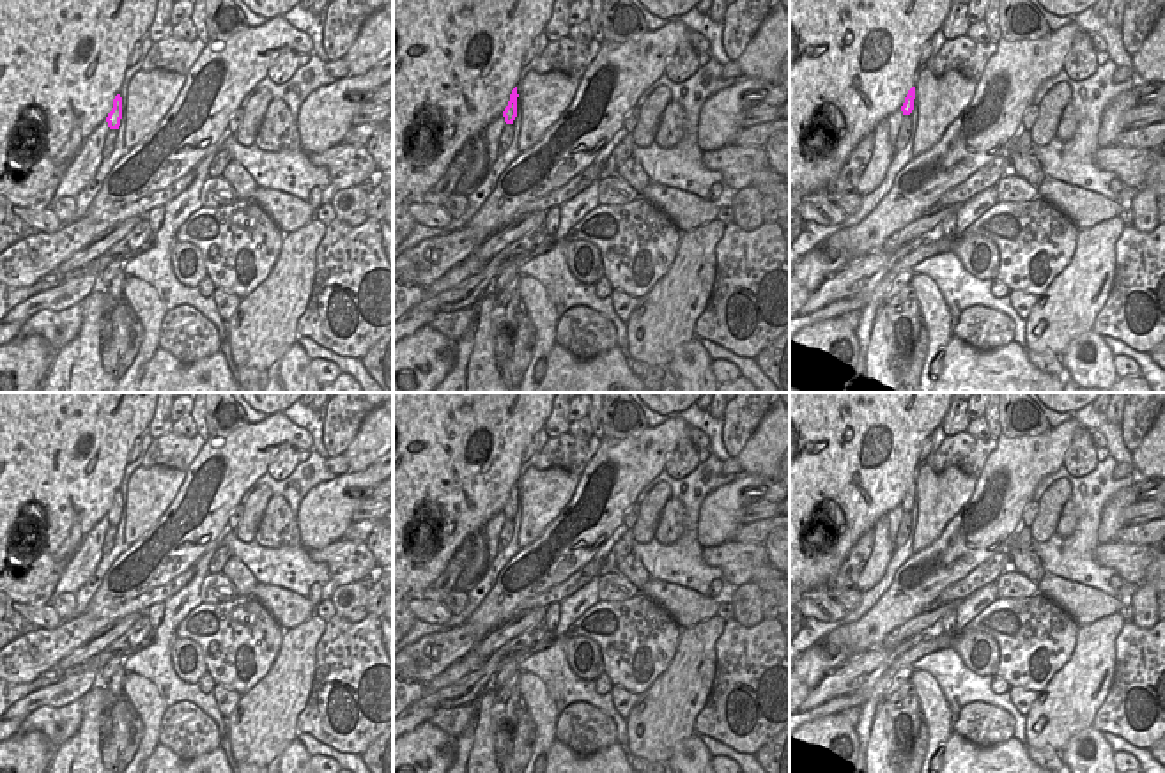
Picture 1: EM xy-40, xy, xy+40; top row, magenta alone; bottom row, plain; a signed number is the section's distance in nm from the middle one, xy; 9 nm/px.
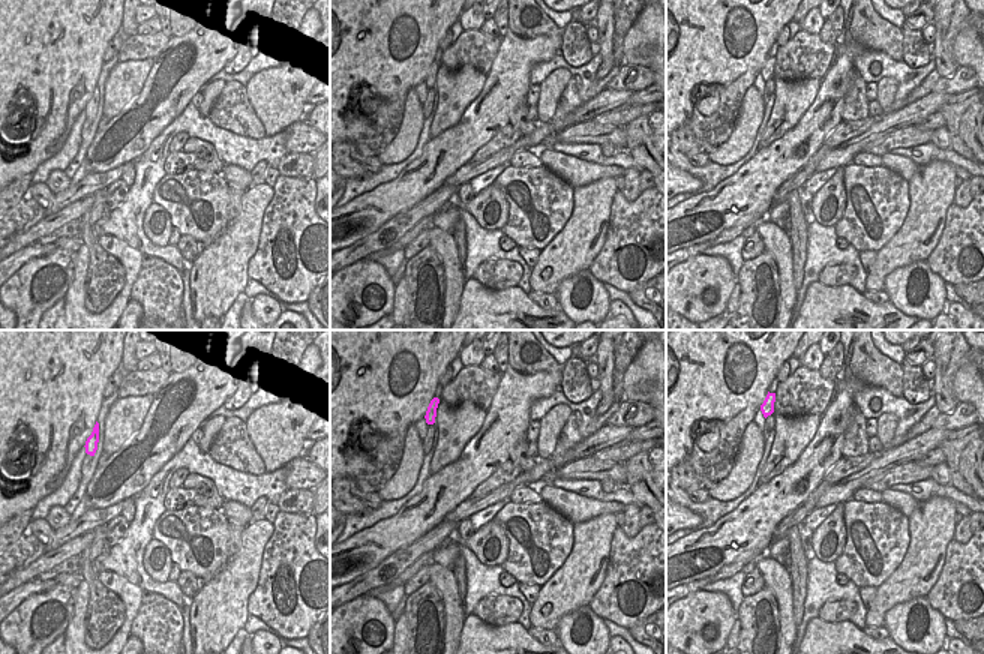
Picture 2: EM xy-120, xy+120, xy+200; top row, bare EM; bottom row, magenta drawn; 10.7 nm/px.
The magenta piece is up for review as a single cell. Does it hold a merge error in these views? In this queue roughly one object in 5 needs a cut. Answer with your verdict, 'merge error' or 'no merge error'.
no merge error

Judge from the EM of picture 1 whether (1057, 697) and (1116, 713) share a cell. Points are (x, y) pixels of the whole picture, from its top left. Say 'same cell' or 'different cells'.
different cells

